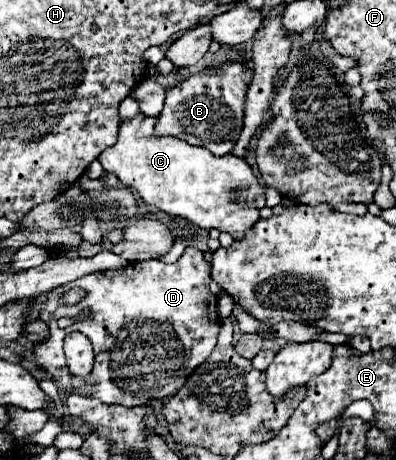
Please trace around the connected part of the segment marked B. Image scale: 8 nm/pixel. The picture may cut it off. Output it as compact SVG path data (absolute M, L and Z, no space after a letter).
M222 62L204 66L166 92L164 110L158 116L154 132L158 136L176 136L188 144L202 146L214 156L224 156L234 148L242 128L242 112L246 88L250 84L250 68L242 62Z

